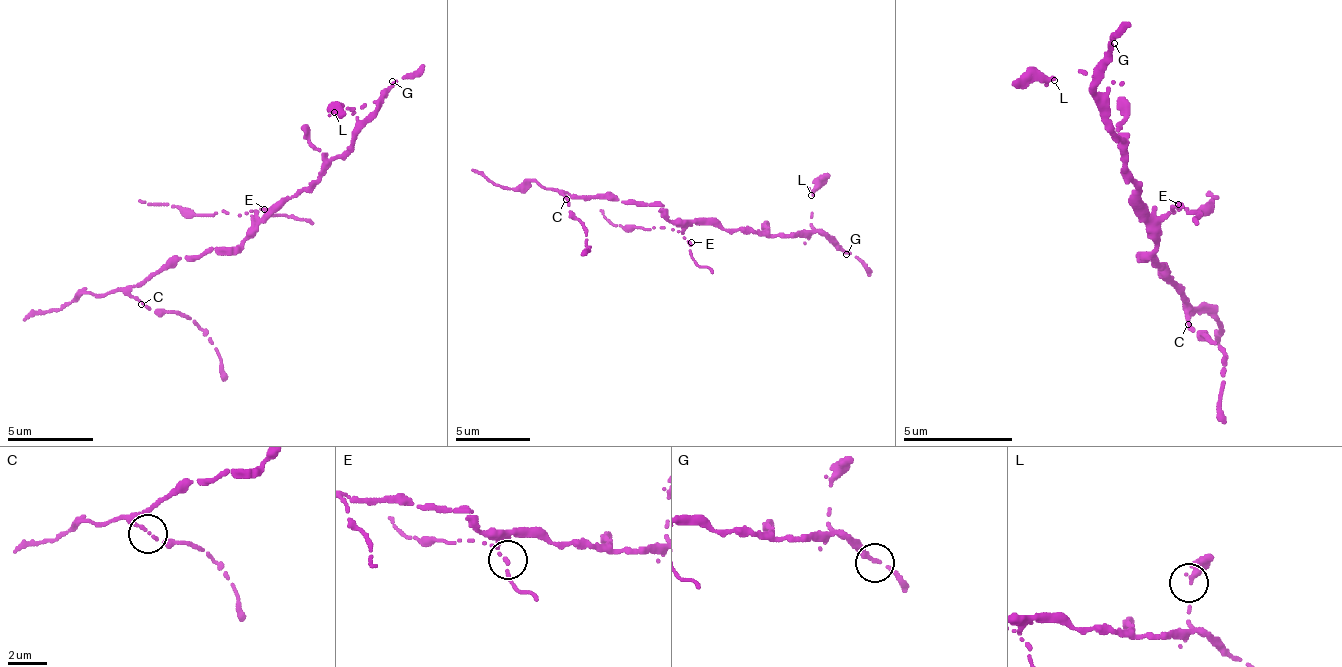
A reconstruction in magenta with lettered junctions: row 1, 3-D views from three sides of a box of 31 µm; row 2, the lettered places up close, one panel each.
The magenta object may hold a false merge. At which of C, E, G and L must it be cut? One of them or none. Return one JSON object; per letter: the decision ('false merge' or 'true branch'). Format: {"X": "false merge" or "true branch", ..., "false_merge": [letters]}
{"C": "true branch", "E": "false merge", "G": "true branch", "L": "true branch", "false_merge": ["E"]}

